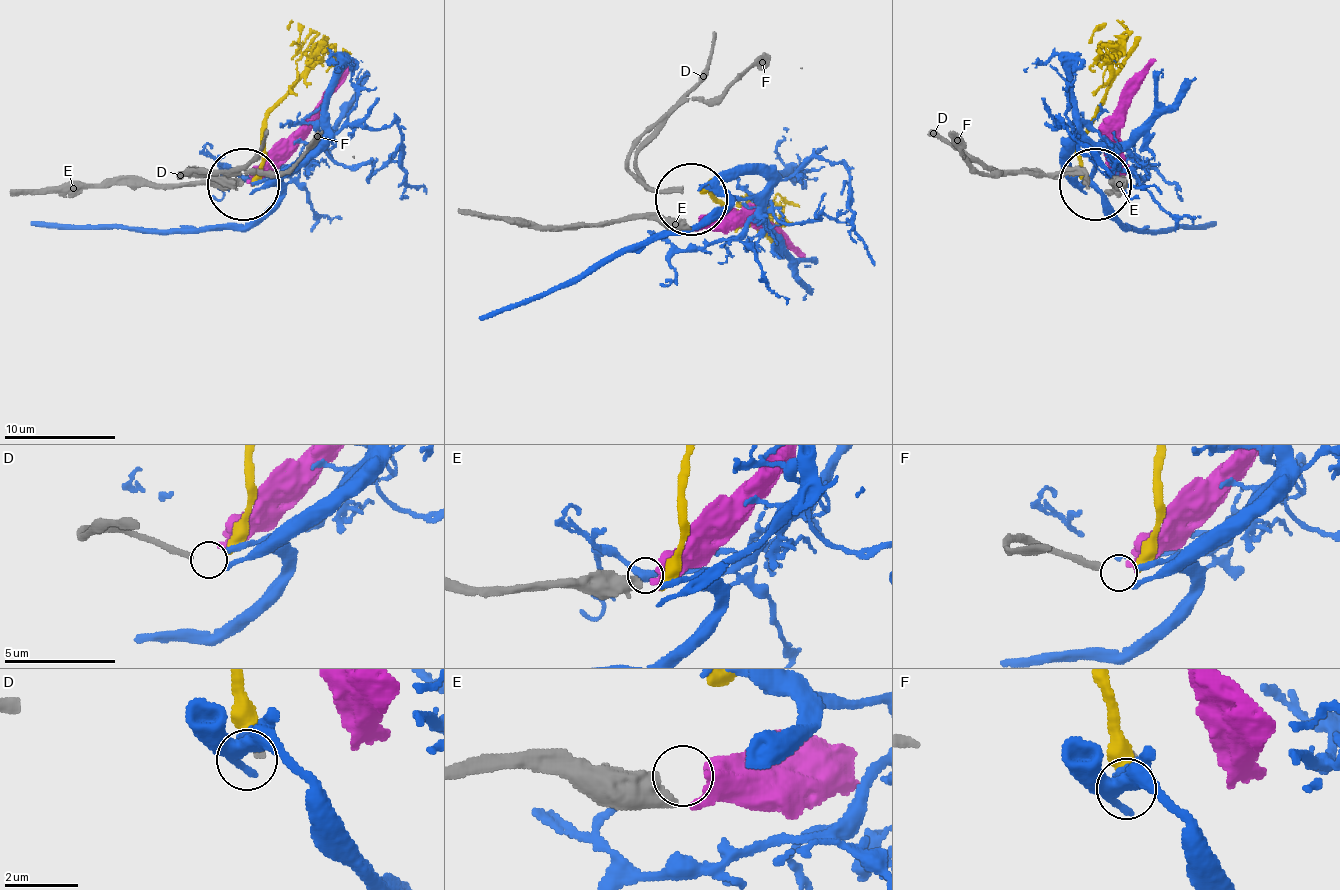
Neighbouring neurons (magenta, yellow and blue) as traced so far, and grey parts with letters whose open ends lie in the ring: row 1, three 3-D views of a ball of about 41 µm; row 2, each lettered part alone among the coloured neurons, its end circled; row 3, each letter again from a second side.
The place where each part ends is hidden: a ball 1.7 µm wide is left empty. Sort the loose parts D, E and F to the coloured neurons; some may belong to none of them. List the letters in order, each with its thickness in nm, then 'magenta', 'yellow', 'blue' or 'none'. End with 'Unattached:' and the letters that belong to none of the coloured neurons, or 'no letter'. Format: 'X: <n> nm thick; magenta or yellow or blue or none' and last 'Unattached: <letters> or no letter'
D: 240 nm thick; yellow
E: 700 nm thick; magenta
F: 280 nm thick; blue
Unattached: no letter

